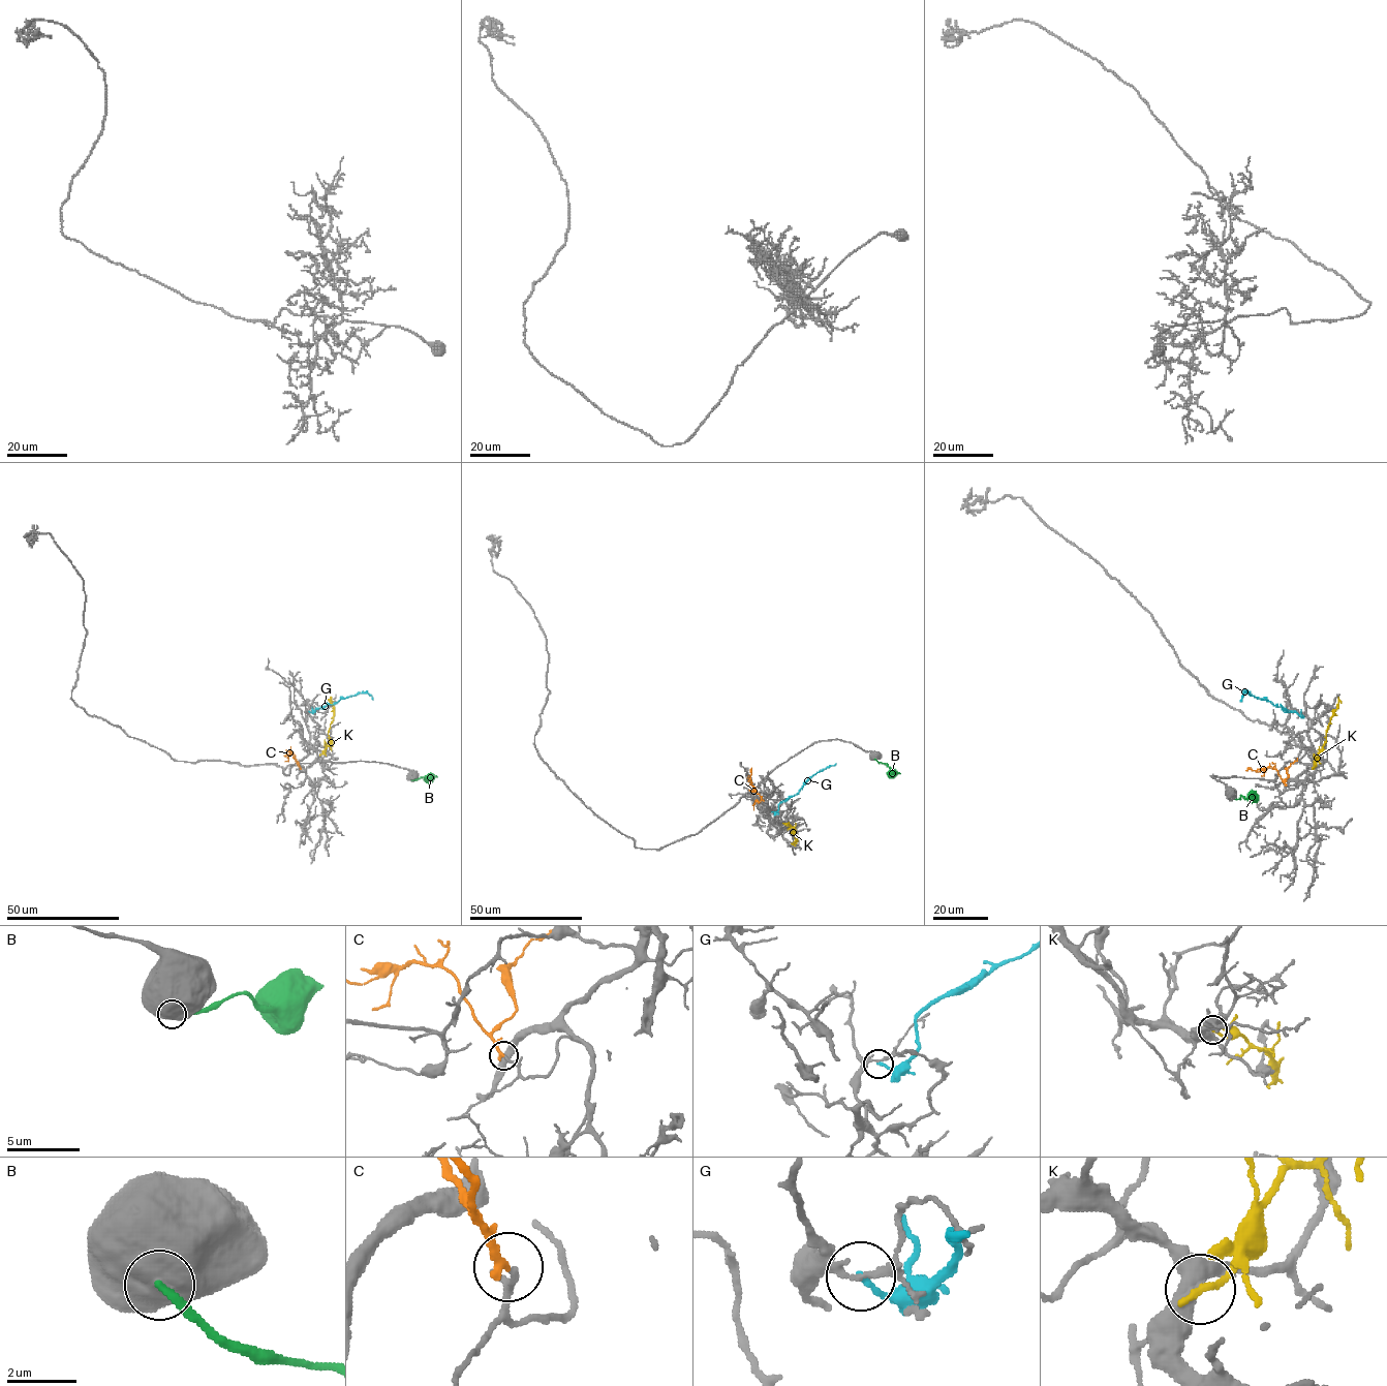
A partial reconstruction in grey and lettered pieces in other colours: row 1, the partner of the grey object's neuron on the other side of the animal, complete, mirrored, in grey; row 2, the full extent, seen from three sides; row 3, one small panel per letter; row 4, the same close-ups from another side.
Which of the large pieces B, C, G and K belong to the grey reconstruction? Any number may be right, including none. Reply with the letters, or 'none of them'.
C

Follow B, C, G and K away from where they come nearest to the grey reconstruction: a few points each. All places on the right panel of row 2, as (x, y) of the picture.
B: (1234, 799), (1253, 795)
C: (1286, 784), (1273, 768), (1246, 770)
G: (1300, 714), (1250, 694), (1244, 692), (1240, 701)
K: (1315, 767), (1338, 697)

